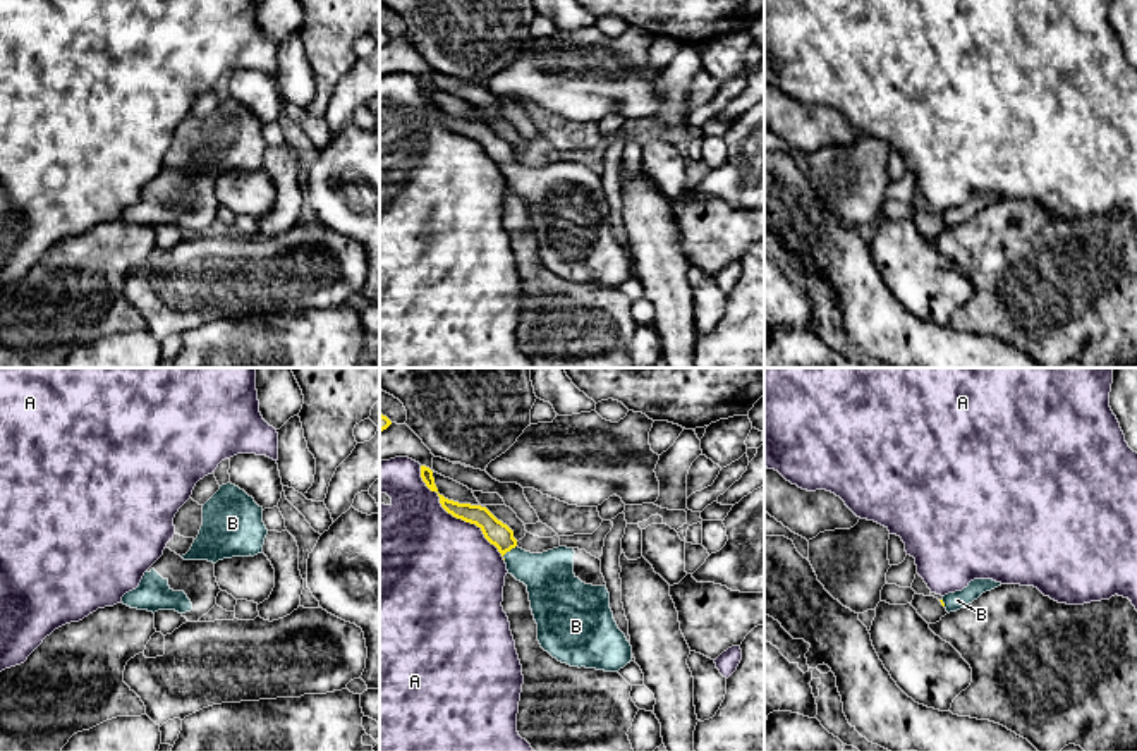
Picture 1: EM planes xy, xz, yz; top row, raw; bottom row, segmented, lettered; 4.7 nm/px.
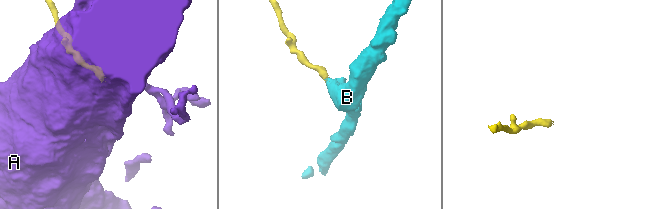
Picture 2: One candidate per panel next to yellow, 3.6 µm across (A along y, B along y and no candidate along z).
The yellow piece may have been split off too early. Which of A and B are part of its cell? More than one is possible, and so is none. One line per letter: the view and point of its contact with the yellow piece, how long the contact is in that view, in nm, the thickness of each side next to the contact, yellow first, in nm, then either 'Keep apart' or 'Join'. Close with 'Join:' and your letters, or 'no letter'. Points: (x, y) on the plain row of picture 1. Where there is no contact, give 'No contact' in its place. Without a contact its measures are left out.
A: Touches yellow at xz (456, 131). Shared border 600 nm. Thickness 110 nm (yellow) against 480 nm. Keep apart
B: Touches yellow at xz (507, 165). Shared border 90 nm. Thickness 110 nm (yellow) against 240 nm. Join
Join: B

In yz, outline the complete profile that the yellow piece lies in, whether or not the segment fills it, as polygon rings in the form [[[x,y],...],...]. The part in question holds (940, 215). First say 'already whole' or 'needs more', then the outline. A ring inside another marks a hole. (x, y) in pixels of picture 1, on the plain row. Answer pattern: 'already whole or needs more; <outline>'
needs more; [[[974,194],[962,206],[948,208],[939,217],[948,229],[957,227],[977,215],[982,208],[991,206],[998,201],[1001,201],[1001,198],[996,198],[993,194]]]

